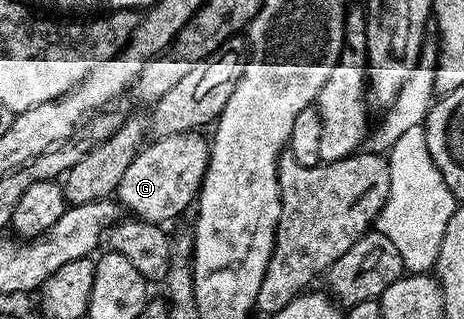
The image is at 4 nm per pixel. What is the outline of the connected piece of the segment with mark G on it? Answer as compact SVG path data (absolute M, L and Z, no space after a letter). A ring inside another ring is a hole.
M203 133L175 134L147 143L134 156L130 168L122 175L115 197L119 205L129 215L142 222L168 224L171 218L176 218L184 209L191 207L197 201L200 185L208 167L208 147L210 145Z

